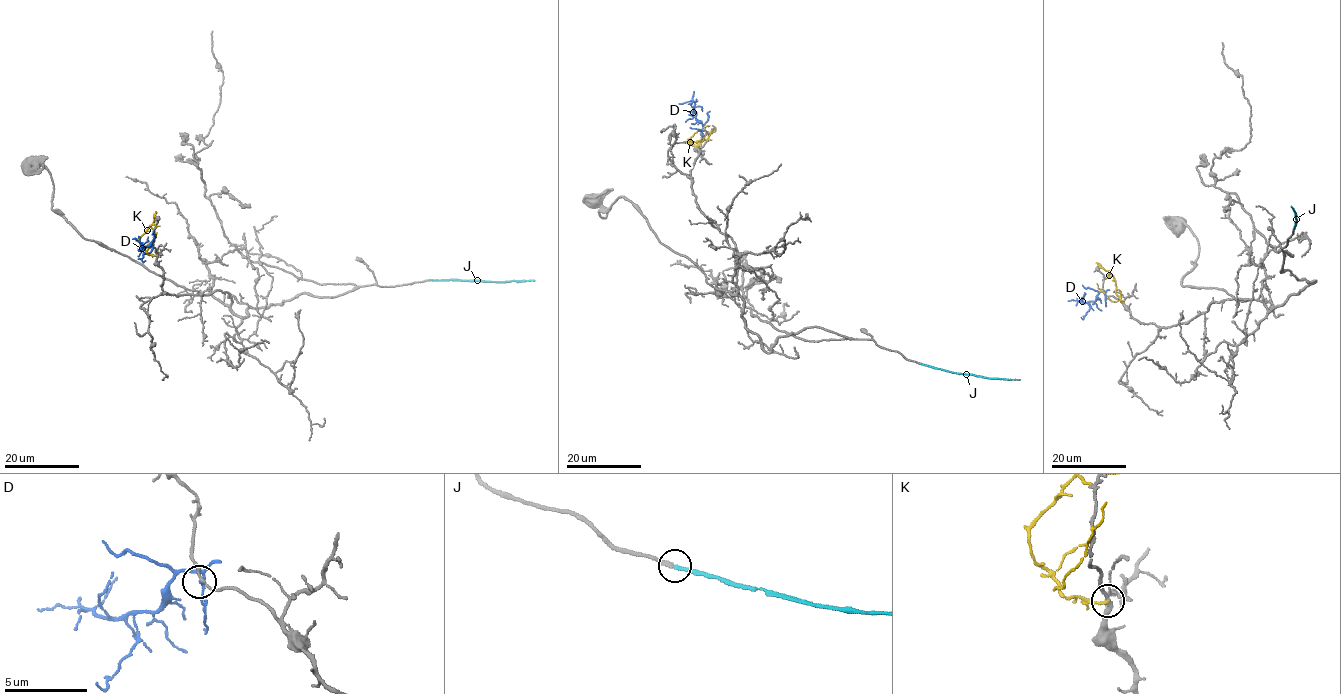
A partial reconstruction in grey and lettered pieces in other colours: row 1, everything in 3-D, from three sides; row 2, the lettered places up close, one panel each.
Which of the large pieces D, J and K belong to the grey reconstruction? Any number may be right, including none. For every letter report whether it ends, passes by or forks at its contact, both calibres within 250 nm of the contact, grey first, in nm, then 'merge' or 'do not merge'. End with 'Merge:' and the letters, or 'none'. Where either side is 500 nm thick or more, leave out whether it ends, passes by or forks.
D: it passes by; 160 nm thick on the grey side, 120 nm on the other; do not merge
J: it ends there; 220 nm thick on the grey side, 200 nm on the other; merge
K: it ends there; 170 nm thick on the grey side, 160 nm on the other; do not merge
Merge: J

